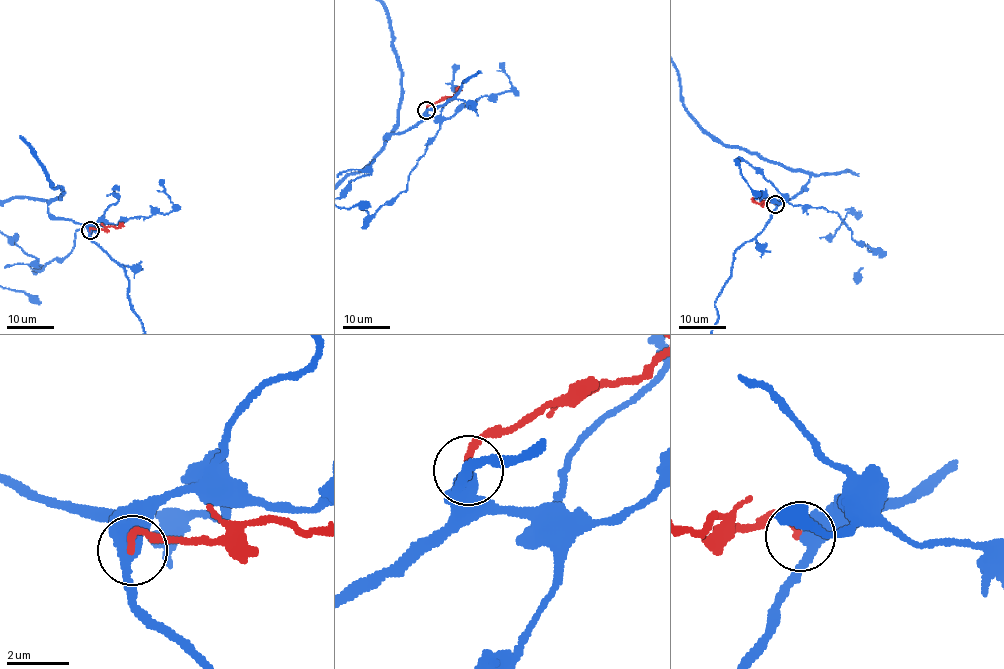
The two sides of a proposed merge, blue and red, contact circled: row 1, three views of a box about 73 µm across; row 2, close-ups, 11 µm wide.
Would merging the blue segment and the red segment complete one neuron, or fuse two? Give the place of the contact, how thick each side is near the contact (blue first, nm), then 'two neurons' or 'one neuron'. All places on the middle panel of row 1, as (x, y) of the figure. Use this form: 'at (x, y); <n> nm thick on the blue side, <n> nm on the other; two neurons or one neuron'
at (426, 110); 460 nm thick on the blue side, 200 nm on the other; two neurons

